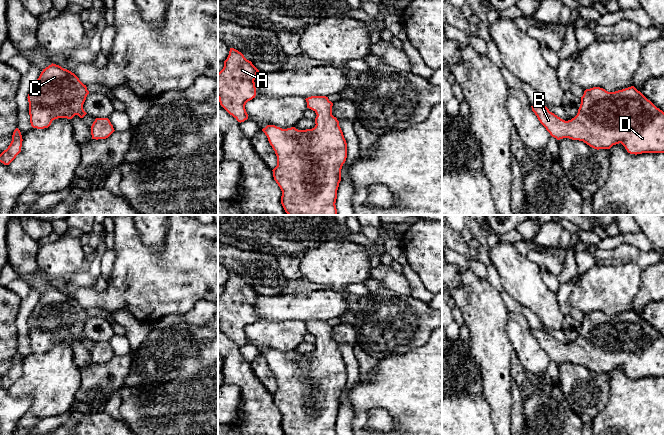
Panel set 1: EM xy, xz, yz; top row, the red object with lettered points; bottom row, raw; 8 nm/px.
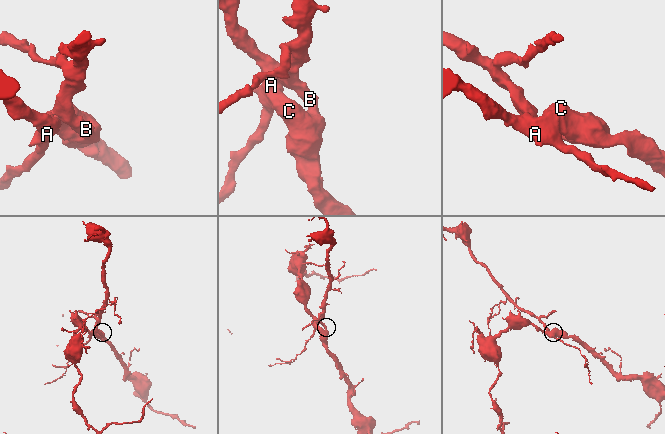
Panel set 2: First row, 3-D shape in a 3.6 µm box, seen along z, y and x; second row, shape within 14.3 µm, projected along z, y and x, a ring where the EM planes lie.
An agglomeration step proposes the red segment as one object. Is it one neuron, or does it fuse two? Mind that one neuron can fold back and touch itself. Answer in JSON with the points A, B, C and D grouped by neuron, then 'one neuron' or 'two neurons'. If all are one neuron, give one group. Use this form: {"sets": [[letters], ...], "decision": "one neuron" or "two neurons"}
{"sets": [["A", "B", "C", "D"]], "decision": "one neuron"}

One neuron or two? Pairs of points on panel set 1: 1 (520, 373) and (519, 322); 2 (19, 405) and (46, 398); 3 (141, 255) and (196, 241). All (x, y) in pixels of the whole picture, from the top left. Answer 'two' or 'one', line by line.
1: two
2: two
3: one

